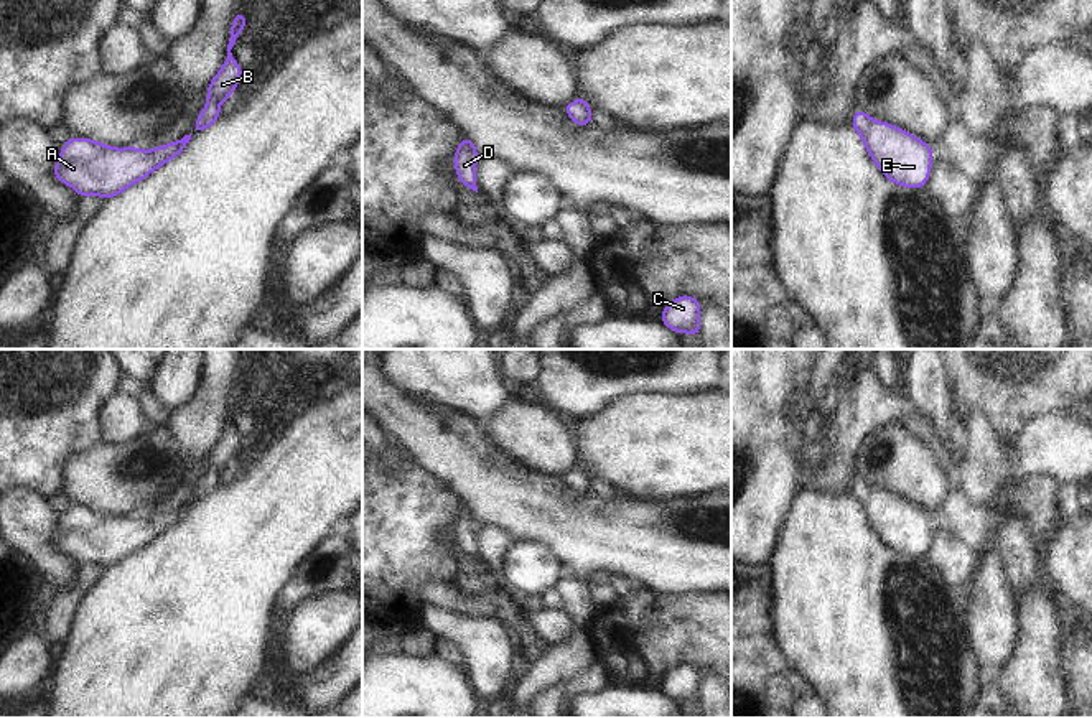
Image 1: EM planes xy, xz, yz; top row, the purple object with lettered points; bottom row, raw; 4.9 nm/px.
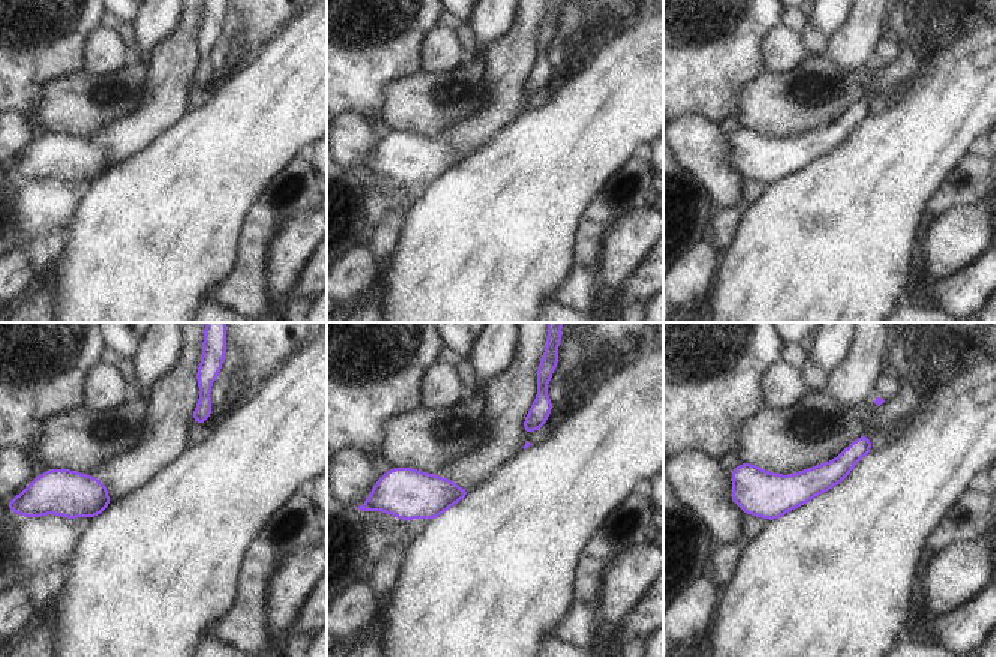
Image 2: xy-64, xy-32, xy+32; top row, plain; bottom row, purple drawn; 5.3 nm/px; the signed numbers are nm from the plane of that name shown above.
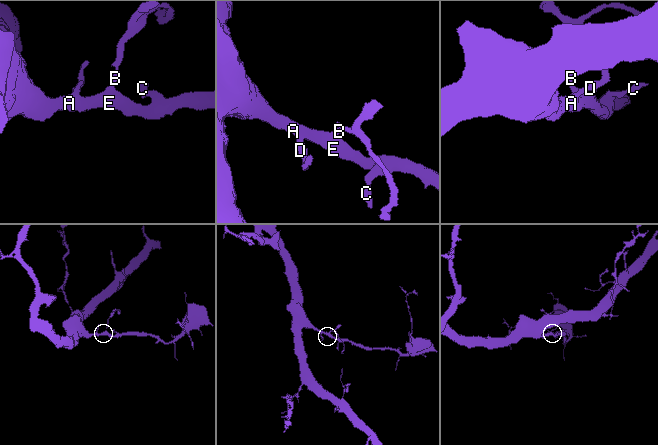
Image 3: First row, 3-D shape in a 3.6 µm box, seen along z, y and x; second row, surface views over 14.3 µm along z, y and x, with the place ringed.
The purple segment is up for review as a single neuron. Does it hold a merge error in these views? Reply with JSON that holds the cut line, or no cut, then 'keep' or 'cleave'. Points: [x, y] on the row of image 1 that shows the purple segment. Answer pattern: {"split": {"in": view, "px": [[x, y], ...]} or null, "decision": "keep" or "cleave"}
{"split": null, "decision": "keep"}

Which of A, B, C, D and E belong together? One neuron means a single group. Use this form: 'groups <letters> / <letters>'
groups A B C D E

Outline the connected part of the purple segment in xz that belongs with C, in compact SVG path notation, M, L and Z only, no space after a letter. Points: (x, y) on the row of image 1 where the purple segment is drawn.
M688 295L677 296L662 310L660 321L679 334L700 336L700 303Z

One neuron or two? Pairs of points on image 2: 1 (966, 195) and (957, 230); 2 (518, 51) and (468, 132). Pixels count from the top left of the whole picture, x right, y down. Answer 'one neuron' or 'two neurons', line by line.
1: two neurons
2: one neuron

